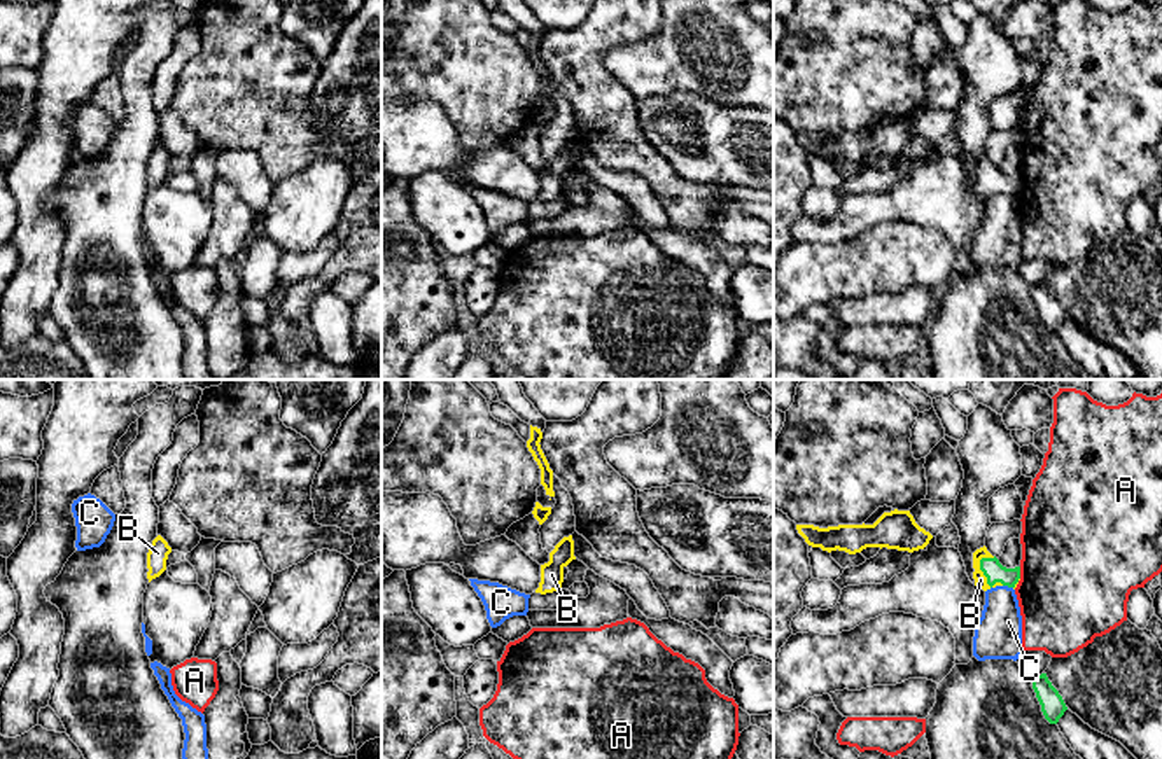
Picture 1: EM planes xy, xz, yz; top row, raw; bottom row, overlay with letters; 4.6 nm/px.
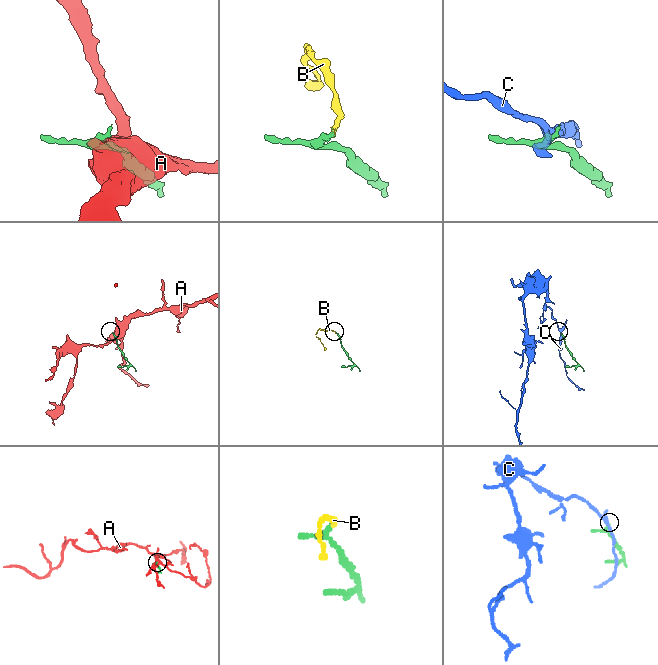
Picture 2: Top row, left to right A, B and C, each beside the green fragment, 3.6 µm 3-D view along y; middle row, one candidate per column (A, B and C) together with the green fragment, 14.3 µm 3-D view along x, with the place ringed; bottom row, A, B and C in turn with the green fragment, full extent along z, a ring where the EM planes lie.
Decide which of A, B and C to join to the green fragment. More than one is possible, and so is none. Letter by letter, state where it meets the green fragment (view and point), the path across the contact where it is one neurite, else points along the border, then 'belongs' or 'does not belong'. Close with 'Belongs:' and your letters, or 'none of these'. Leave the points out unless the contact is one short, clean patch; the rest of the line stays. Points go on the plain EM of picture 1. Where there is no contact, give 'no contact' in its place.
A: meets green in yz at (1019, 181); border along yz (1019, 175), (1021, 186); does not belong
B: meets green in yz at (986, 184); runs through yz (991, 175), (986, 184), (980, 188); belongs
C: meets green in yz at (1008, 194); border along yz (1003, 193), (1012, 196); does not belong
Belongs: B

